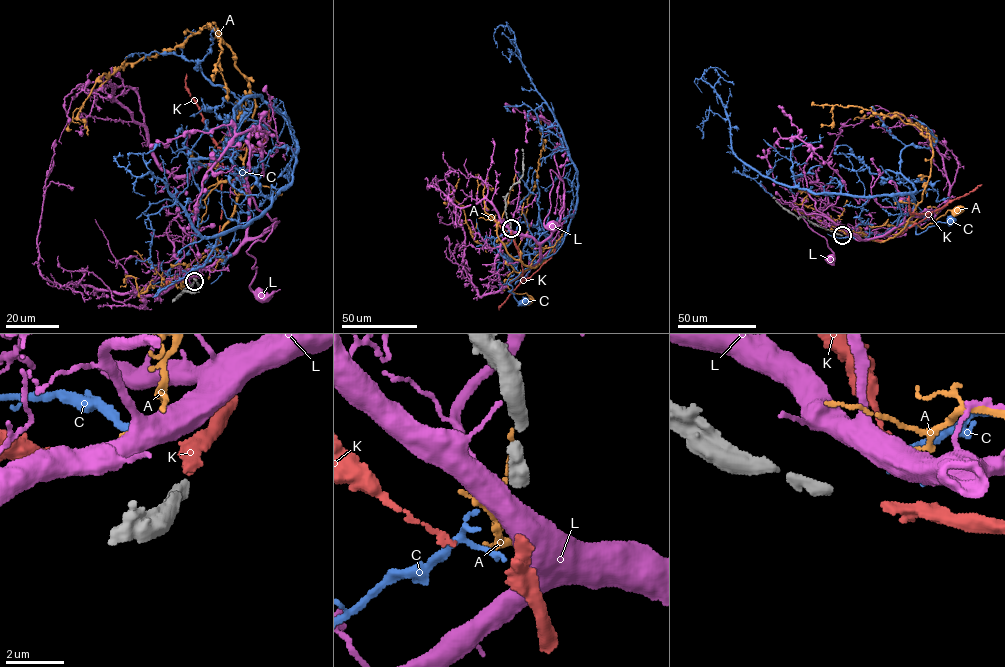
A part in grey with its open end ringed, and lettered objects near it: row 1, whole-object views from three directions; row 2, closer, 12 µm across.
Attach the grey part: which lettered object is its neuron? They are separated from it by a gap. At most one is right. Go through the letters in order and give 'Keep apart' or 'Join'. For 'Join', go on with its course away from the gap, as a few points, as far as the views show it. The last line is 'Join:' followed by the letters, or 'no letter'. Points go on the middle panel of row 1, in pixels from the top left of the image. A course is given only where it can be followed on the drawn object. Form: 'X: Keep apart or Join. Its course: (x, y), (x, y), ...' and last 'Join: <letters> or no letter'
A: Keep apart
C: Keep apart
K: Join. Its course: (511, 231), (521, 258), (522, 282), (499, 309)
L: Keep apart
Join: K

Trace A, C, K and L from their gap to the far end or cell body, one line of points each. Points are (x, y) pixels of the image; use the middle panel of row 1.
A: (509, 229), (519, 250), (520, 261), (536, 266), (525, 269), (508, 288), (526, 293), (530, 301)
C: (508, 230), (494, 246), (510, 261), (548, 256), (566, 235), (508, 284), (525, 302)
K: (511, 231), (521, 258), (522, 282), (499, 309)
L: (510, 229), (540, 242), (551, 234), (564, 194), (563, 181), (551, 170), (551, 204), (544, 224), (549, 225)

